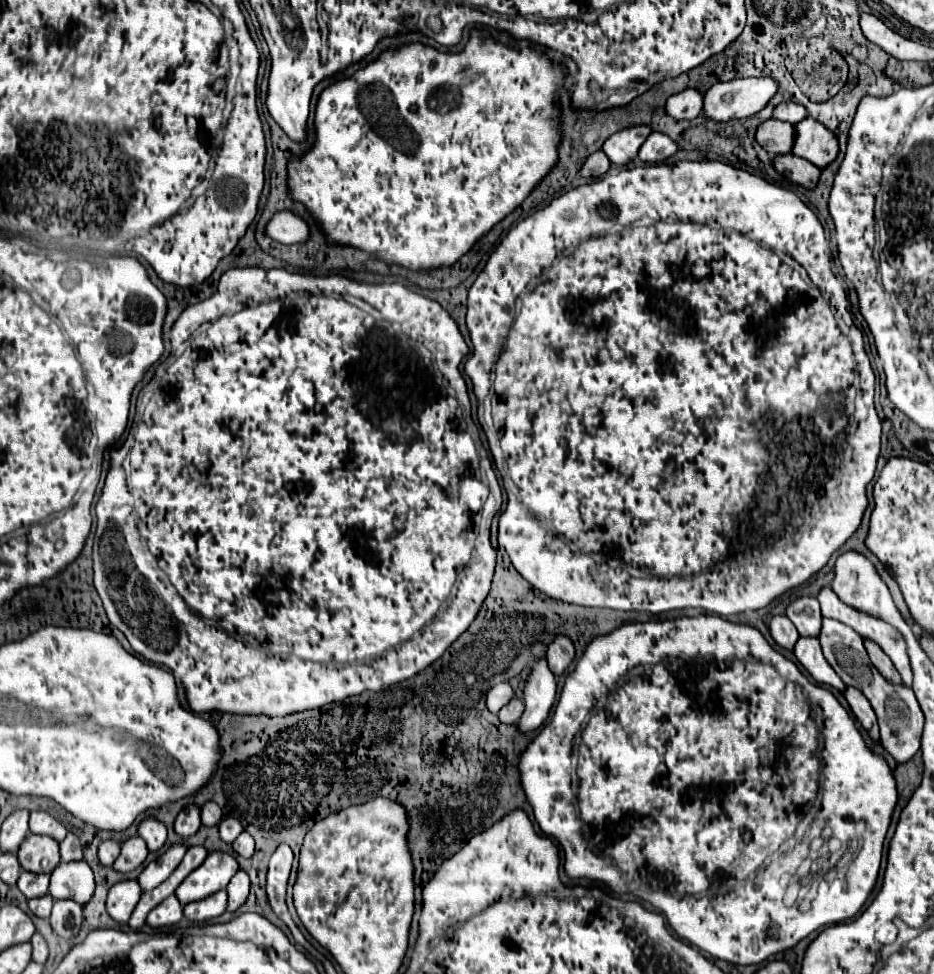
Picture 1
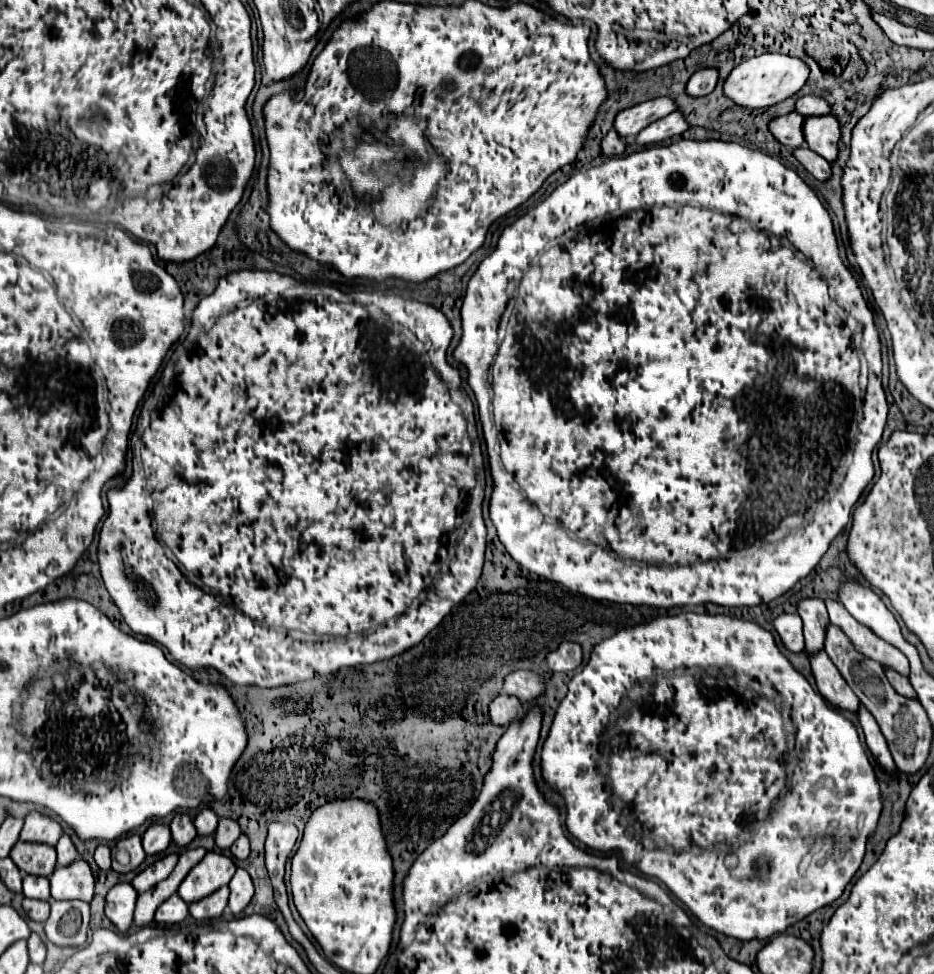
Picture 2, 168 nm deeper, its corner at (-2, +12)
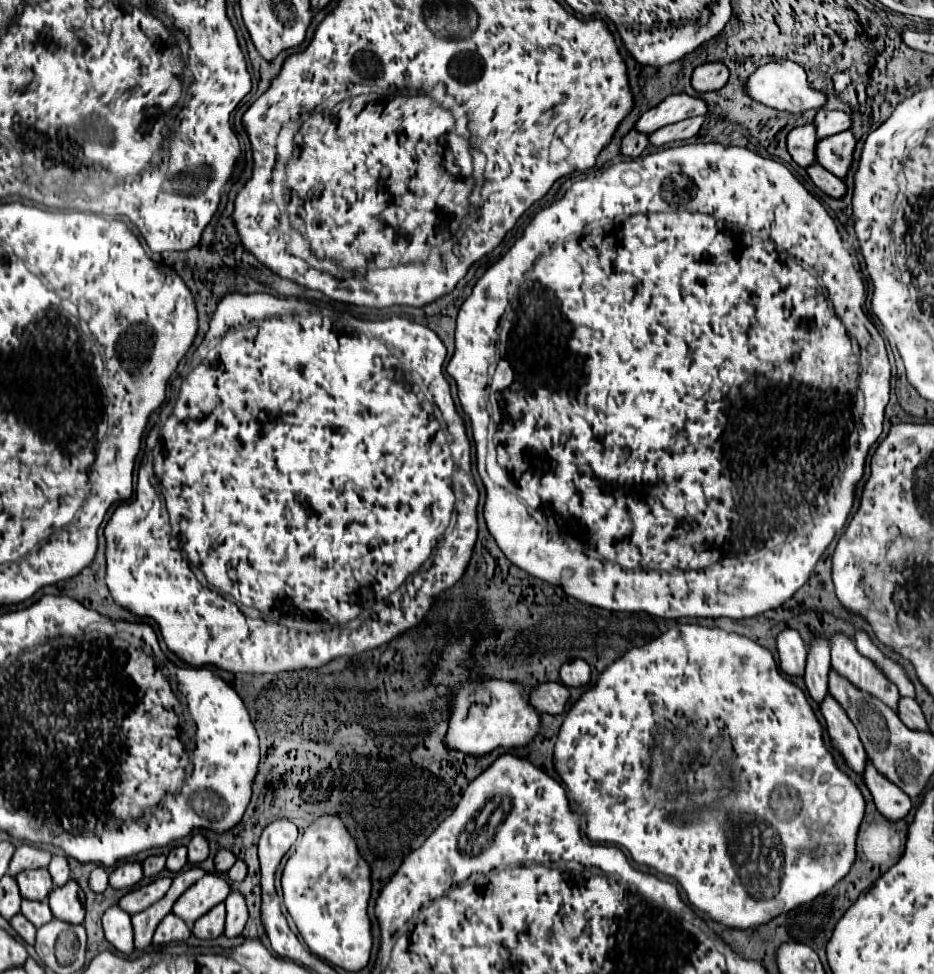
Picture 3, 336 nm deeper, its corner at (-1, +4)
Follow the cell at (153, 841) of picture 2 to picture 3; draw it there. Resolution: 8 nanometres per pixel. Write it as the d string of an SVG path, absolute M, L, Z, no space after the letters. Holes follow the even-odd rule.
M148 856L144 862L142 862L142 868L144 868L144 876L146 878L152 878L156 874L160 874L164 870L164 862L166 862L166 856Z

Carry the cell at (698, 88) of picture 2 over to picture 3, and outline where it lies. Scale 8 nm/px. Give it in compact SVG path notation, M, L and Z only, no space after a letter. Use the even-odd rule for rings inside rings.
M704 62L692 72L692 86L698 92L720 90L728 82L728 68L722 62Z

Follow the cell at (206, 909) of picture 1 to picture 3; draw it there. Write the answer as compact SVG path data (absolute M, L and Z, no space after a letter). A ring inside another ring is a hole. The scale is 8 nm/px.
M224 904L214 906L214 910L210 910L210 914L204 914L198 922L194 922L192 934L200 940L214 940L224 932Z

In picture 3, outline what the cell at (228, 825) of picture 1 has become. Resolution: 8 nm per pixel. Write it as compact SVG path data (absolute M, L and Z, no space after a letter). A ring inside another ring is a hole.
M220 850L220 852L216 854L216 858L214 858L216 872L226 874L226 872L232 868L234 862L236 862L236 858L234 858L234 854L230 854L230 850Z

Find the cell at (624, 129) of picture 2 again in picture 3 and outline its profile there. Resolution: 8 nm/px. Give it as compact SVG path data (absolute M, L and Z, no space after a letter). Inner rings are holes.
M672 94L662 104L642 114L636 122L636 130L652 134L666 124L674 124L692 116L704 116L706 112L708 104L702 98L694 98L688 94Z

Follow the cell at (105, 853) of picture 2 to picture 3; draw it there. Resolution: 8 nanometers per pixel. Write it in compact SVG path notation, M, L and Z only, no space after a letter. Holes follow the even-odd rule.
M94 868L92 870L92 874L90 874L90 890L92 892L96 892L96 894L100 894L100 892L104 892L108 888L108 874L104 872L104 868Z

